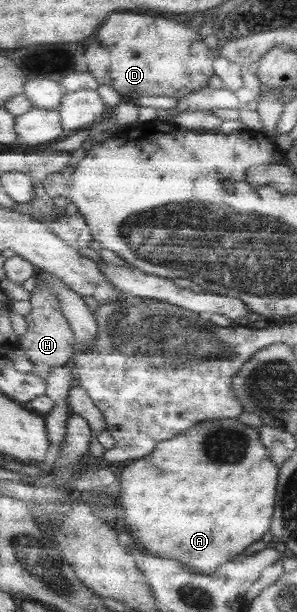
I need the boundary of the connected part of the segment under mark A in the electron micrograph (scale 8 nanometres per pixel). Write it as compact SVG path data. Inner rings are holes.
M219 419L209 422L202 422L189 428L183 434L175 436L156 444L155 449L145 457L132 460L127 464L121 474L117 477L117 499L119 503L119 516L122 521L122 532L128 533L134 541L134 545L150 555L162 557L163 559L174 559L193 573L199 575L211 575L220 565L231 561L236 555L242 553L252 543L259 542L259 539L269 531L271 517L273 517L273 501L275 501L275 485L277 485L277 465L267 455L267 450L260 441L260 431L241 424L239 419Z

